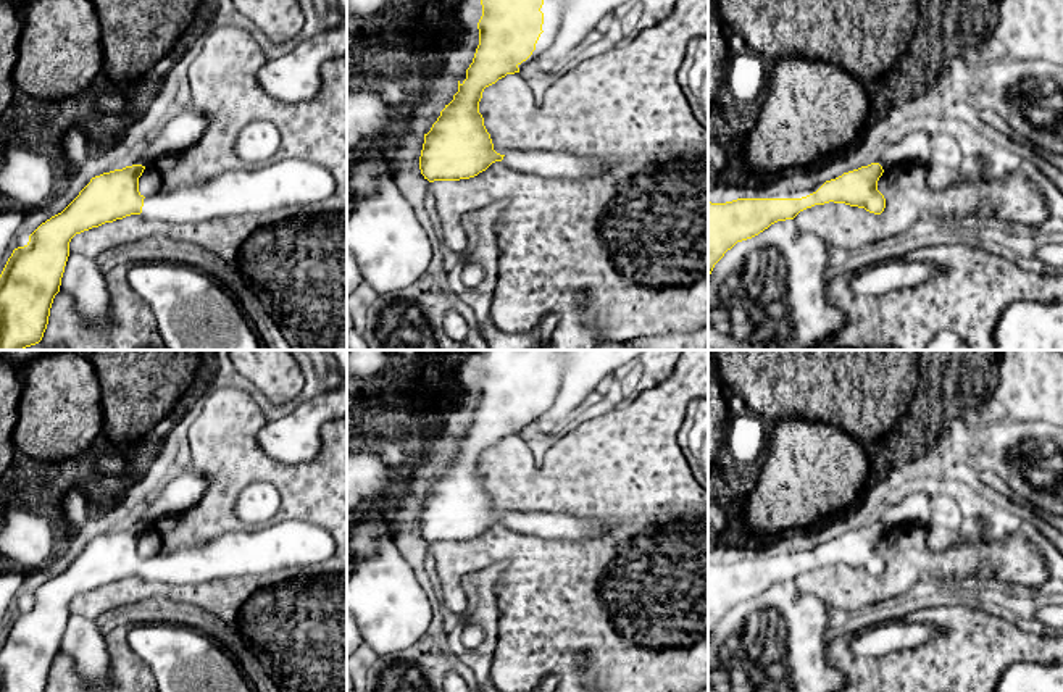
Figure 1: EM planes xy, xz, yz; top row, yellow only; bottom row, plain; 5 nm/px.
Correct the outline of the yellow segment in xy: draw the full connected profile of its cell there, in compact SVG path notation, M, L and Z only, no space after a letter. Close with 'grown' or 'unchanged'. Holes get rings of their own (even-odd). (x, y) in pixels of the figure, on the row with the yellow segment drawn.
M297 158L242 166L203 184L150 197L139 192L144 169L132 165L92 177L61 213L42 223L24 247L13 250L0 274L0 350L24 350L42 340L76 234L131 215L198 223L313 205L334 192L327 168Z; grown

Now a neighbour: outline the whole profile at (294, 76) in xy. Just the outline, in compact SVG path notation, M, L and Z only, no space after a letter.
M337 0L337 3L340 11L337 26L300 40L261 68L256 79L269 97L298 103L313 100L321 92L321 65L347 55L347 0Z

